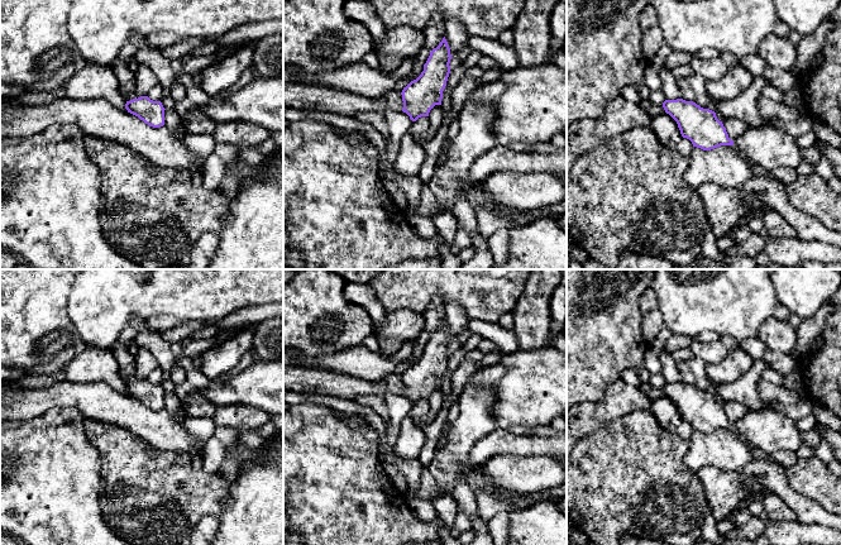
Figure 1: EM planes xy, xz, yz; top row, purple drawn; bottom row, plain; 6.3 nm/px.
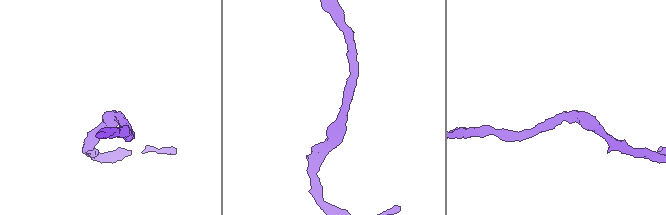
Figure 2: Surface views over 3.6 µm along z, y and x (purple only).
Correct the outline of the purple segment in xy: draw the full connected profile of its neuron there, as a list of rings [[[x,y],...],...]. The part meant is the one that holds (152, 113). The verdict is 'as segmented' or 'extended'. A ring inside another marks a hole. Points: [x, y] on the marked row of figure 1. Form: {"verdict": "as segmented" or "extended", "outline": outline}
{"verdict": "as segmented", "outline": [[[140,96],[126,101],[125,109],[149,126],[159,128],[164,125],[166,109],[161,101],[153,101],[148,96]]]}

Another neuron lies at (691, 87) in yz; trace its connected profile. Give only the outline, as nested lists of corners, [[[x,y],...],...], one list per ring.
[[[693,73],[689,77],[678,80],[678,86],[680,90],[680,99],[685,101],[693,101],[699,96],[706,96],[706,80],[699,75]]]

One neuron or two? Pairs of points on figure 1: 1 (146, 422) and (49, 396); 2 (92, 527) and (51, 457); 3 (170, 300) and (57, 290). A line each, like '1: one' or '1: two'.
1: one
2: one
3: two

